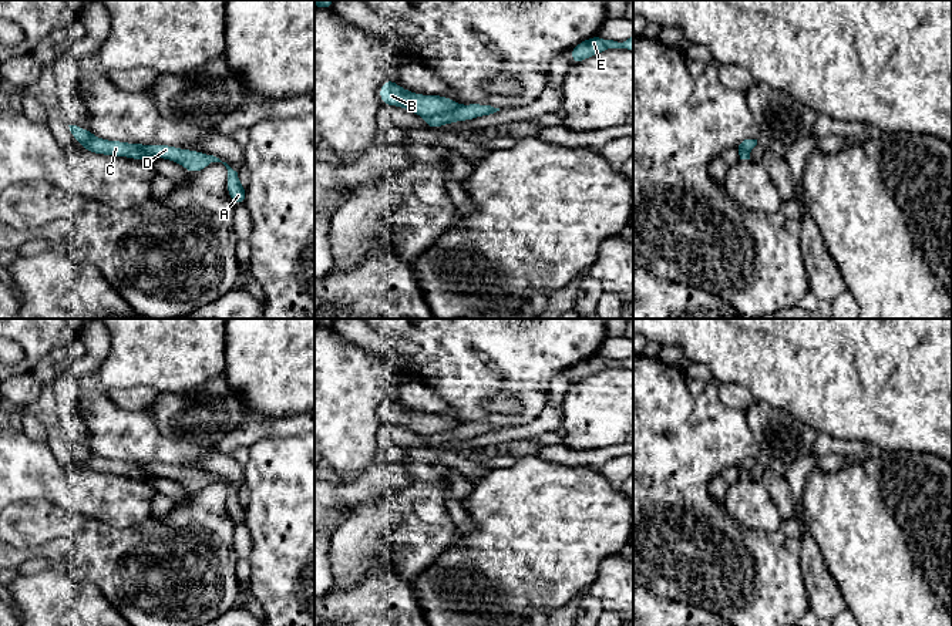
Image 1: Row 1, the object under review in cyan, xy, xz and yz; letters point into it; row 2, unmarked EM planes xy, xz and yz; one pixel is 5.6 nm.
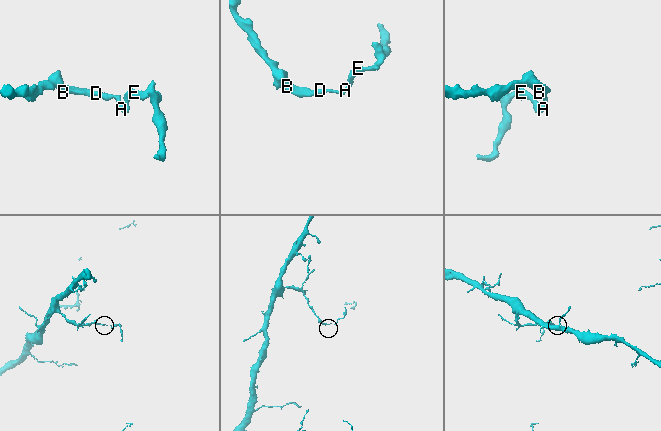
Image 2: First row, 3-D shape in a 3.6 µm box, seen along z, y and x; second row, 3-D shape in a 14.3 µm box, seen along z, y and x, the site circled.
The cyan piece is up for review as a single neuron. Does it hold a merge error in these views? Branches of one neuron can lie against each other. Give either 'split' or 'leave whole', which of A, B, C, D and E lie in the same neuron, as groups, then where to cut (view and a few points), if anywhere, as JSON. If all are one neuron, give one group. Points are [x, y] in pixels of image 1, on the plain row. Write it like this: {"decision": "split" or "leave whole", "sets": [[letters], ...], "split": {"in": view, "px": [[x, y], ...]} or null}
{"decision": "split", "sets": [["A", "D", "E"], ["B", "C"]], "split": {"in": "xz", "px": [[458, 424], [450, 430], [421, 434]]}}

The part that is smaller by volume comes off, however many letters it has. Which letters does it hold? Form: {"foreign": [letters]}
{"foreign": ["A", "D", "E"]}

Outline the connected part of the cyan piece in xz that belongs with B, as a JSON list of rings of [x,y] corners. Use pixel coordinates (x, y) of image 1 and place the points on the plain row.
[[[386,398],[381,403],[380,418],[386,424],[398,424],[417,434],[434,434],[451,431],[458,427],[458,421],[443,414],[421,414],[407,410],[396,403],[393,398]]]

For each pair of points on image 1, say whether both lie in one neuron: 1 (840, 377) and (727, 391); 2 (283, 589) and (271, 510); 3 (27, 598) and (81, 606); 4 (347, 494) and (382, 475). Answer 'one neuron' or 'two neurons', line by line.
1: two neurons
2: one neuron
3: one neuron
4: one neuron

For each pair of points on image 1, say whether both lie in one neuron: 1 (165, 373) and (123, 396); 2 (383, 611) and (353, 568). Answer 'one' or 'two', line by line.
1: two
2: two

